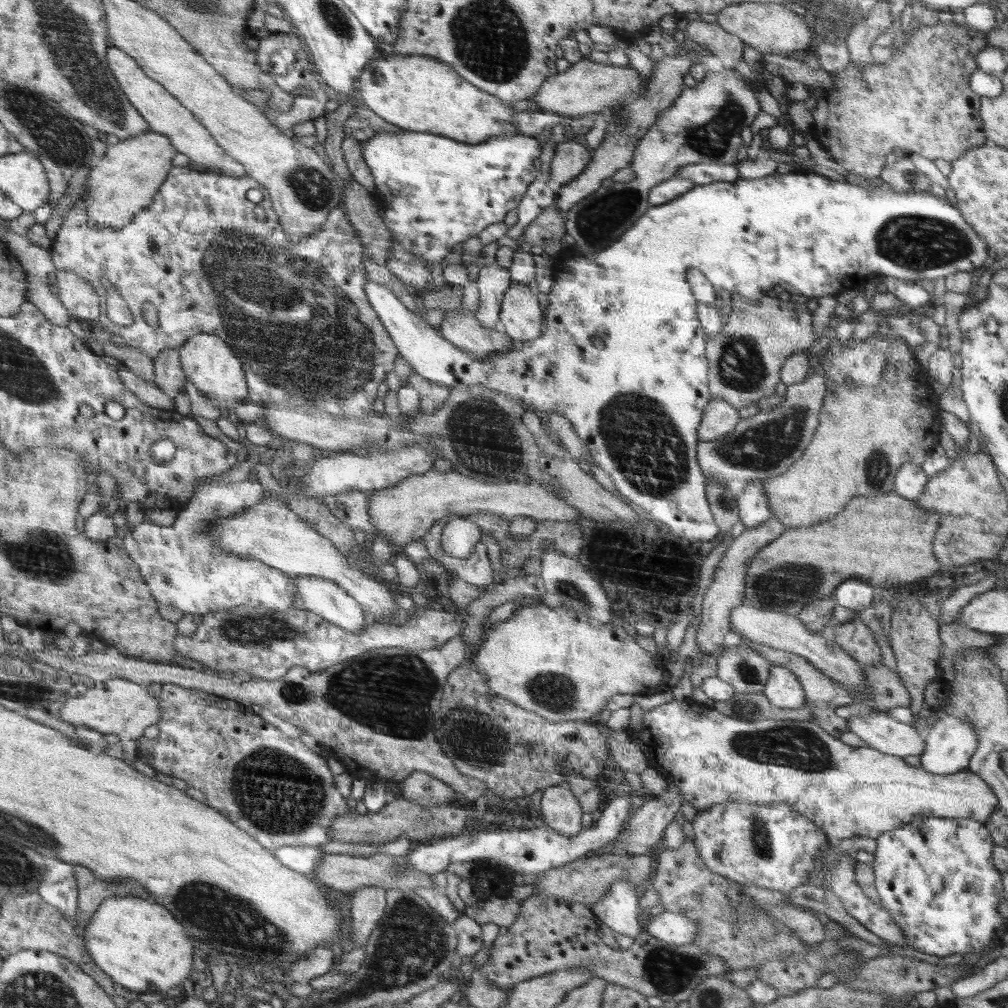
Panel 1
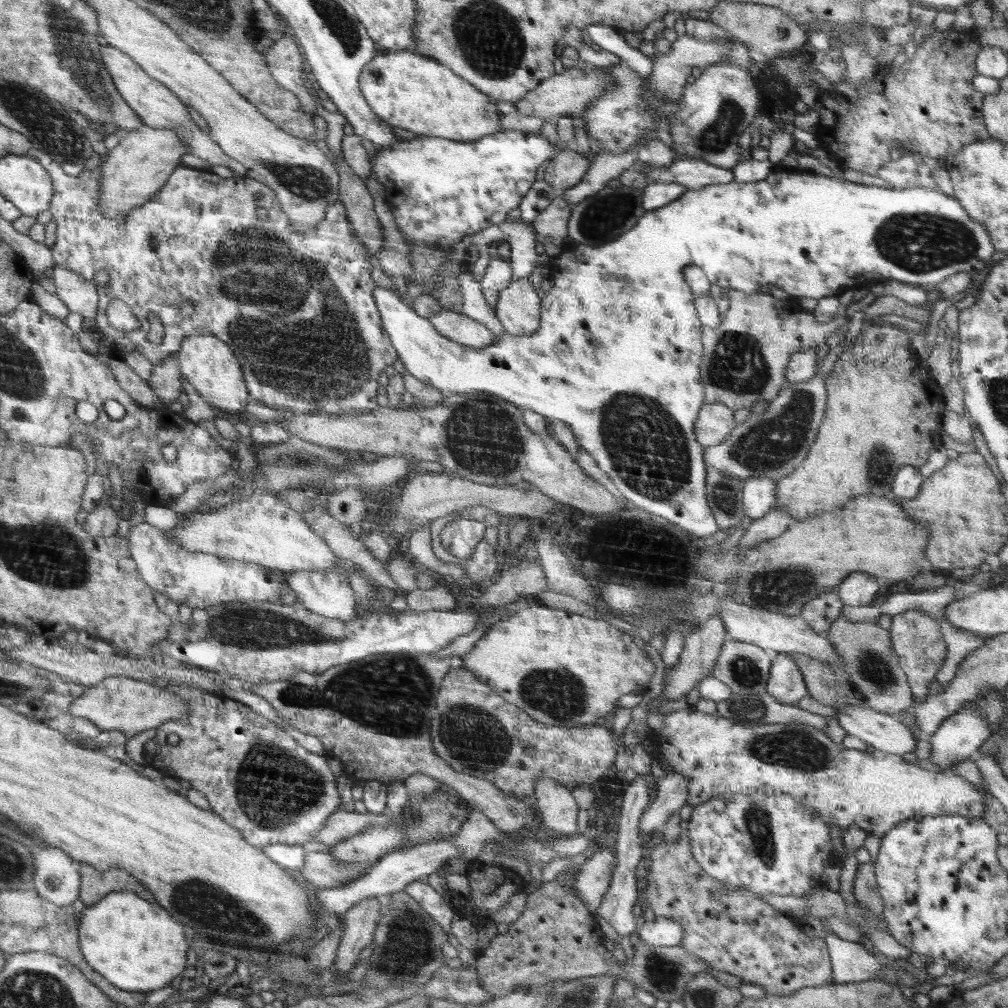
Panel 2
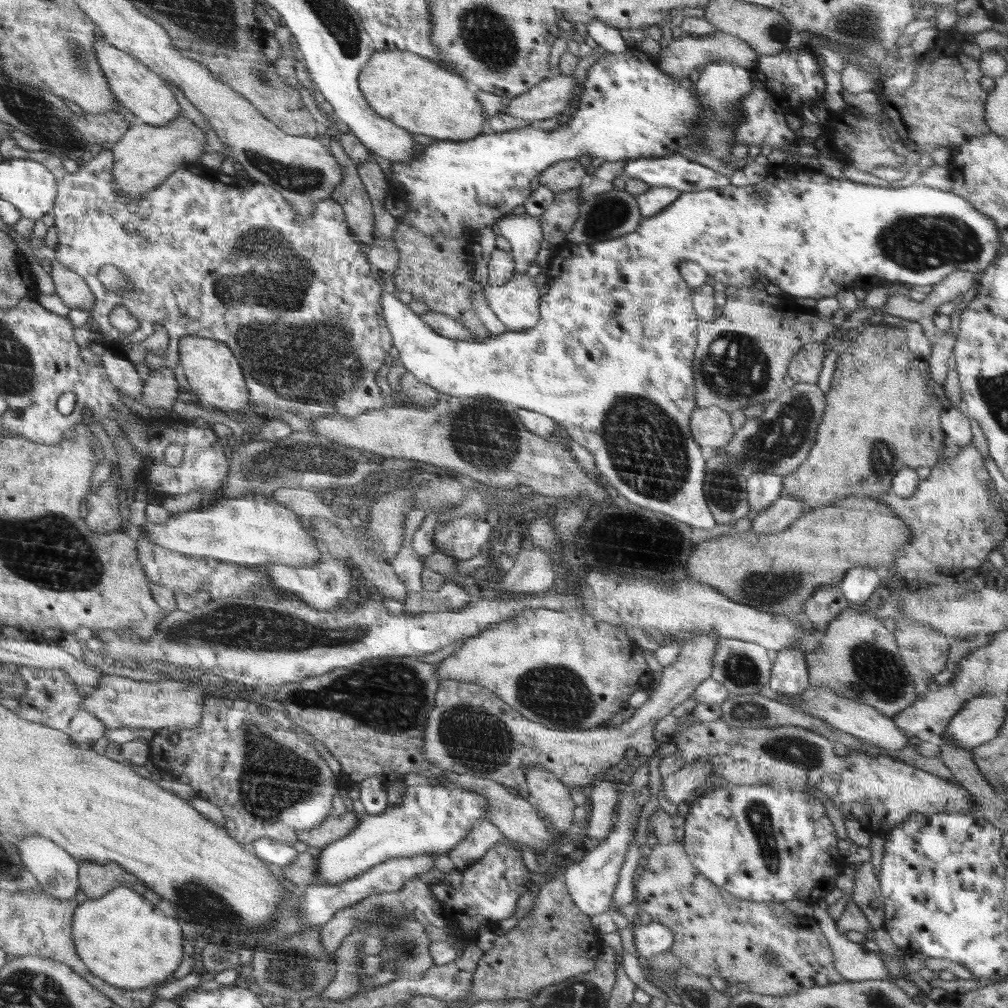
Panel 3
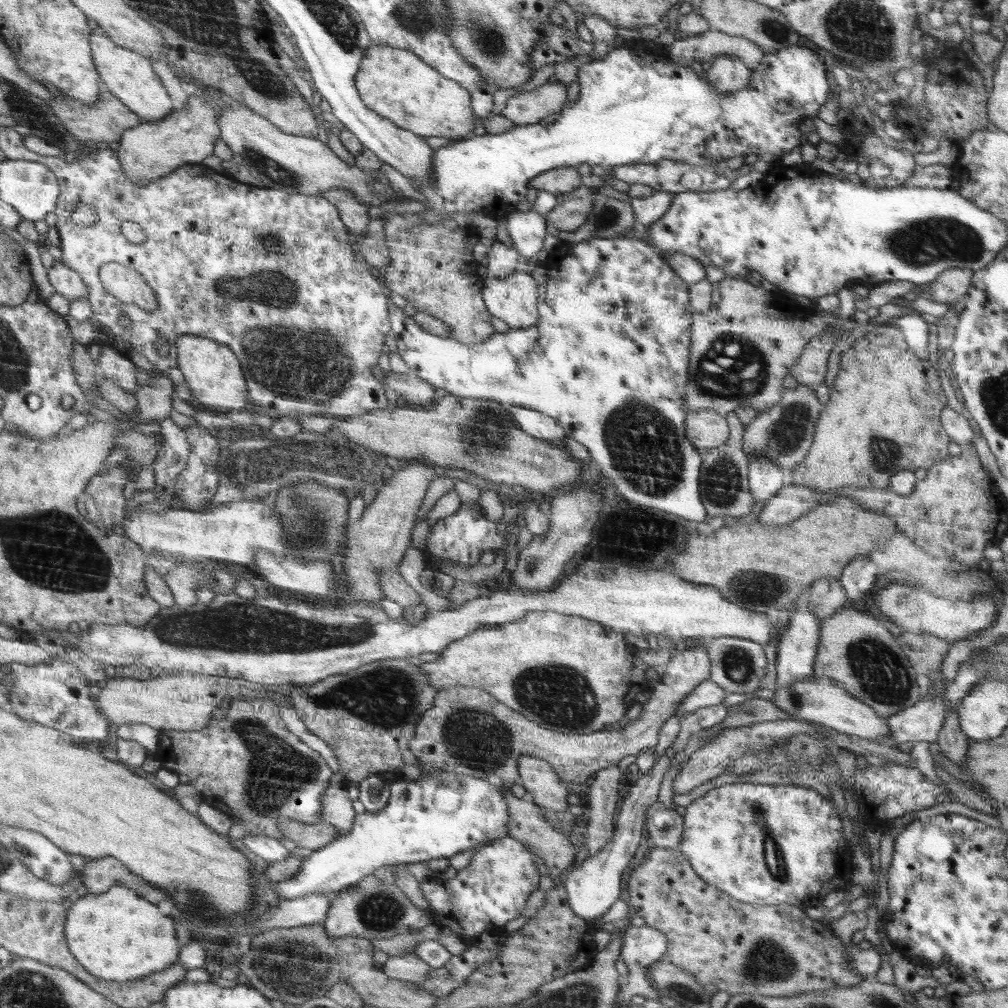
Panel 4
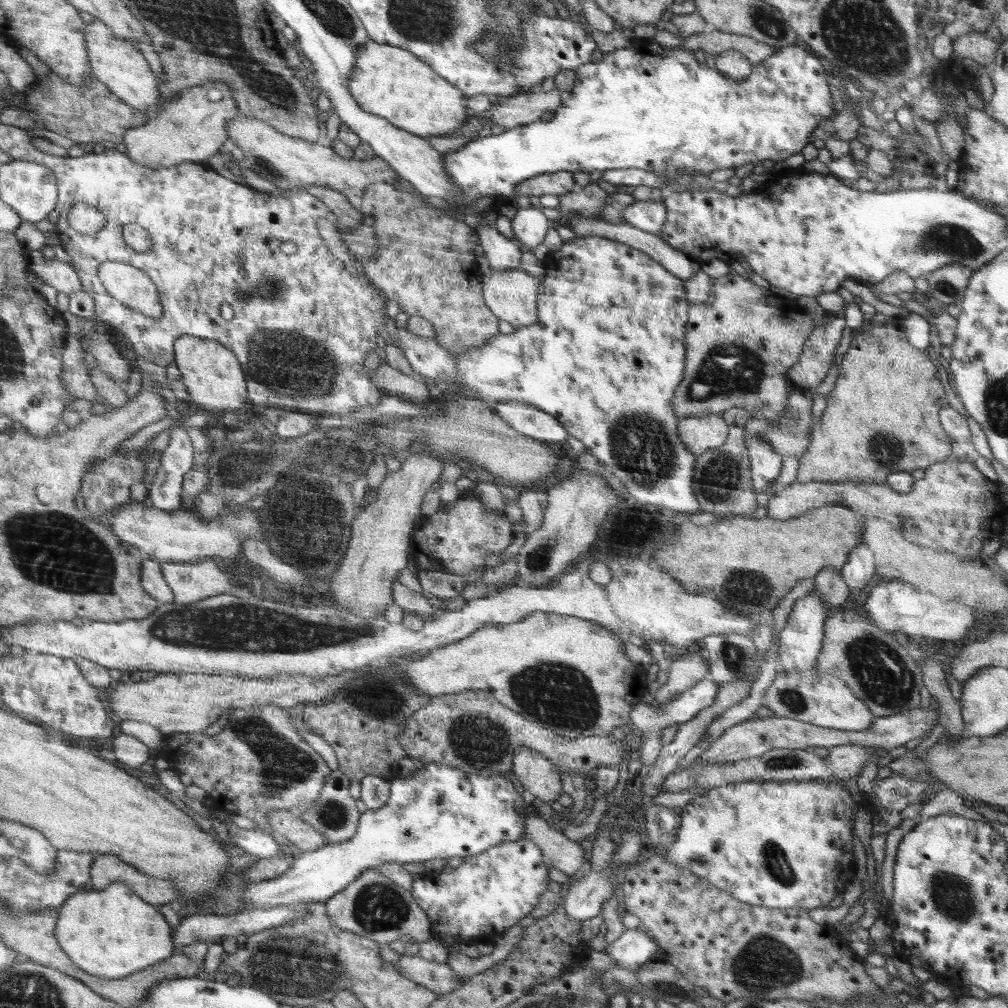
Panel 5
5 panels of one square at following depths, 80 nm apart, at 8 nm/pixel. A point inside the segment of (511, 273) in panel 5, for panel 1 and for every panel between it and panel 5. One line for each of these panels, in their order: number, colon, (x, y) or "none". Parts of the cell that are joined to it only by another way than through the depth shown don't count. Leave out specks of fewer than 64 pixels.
1: (520, 313)
2: (518, 307)
3: (515, 303)
4: (512, 298)

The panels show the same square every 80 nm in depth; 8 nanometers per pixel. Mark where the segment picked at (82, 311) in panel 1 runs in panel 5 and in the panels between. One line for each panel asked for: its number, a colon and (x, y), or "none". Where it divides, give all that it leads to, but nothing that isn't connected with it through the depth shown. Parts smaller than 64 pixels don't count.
2: (80, 295)
3: (74, 290)
4: (68, 283)
5: (60, 275)

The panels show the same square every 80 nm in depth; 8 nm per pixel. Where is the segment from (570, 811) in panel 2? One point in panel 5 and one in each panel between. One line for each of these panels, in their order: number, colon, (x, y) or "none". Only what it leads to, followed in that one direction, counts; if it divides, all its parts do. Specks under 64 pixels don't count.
3: (548, 794)
4: (539, 778)
5: (538, 774)

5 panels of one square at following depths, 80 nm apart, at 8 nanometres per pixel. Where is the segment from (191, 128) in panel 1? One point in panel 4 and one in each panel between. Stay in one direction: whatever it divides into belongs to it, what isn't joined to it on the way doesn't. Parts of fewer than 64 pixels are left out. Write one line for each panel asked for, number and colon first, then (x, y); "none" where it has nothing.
2: (150, 99)
3: (143, 93)
4: (128, 75)

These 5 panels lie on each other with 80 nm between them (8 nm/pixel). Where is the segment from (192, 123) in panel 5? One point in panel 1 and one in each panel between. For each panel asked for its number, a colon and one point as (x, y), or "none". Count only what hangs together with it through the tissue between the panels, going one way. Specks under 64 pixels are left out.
1: (126, 179)
2: (134, 171)
3: (146, 155)
4: (149, 151)

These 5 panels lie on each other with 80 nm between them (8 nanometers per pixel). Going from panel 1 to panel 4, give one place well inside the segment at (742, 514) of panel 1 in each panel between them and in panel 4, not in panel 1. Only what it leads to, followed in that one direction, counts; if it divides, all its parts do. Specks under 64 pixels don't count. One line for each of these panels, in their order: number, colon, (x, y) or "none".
2: (758, 498)
3: (763, 488)
4: (765, 479)

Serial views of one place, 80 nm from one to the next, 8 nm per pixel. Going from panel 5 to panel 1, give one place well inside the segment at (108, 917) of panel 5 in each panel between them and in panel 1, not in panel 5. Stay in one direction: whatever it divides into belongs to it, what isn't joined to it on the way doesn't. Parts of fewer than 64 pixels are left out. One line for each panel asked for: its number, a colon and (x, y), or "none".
1: (140, 945)
2: (138, 946)
3: (121, 937)
4: (120, 936)

